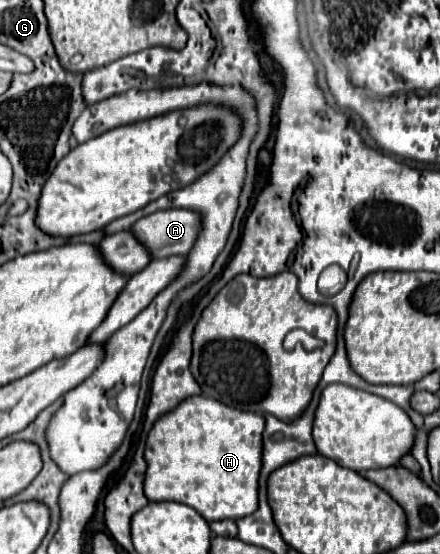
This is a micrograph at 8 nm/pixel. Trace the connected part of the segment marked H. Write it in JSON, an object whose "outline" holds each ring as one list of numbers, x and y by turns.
{"outline":[[194,396,194,398,186,398,184,404,178,404,178,408,174,408,172,412,168,412,166,416,158,418,158,422,154,424,154,428,150,430,148,438,146,438,146,450,144,450,144,458,148,462,148,470,146,470,146,480,144,480,144,492,148,496,150,502,182,502,194,510,198,510,208,522,216,522,216,520,238,520,244,516,250,516,258,510,258,478,260,478,260,470,262,470,262,432,264,432,266,420,260,414,254,412,242,412,242,410,234,410,214,398,204,398,204,396]]}

